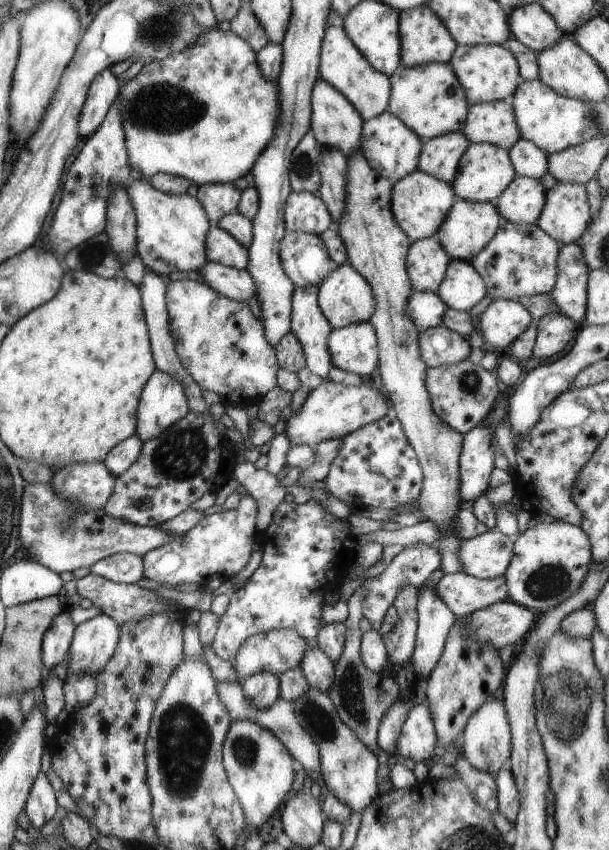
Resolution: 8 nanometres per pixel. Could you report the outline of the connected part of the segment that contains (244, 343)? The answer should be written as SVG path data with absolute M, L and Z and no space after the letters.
M195 277L190 280L167 281L164 295L169 336L176 356L197 386L217 394L223 406L236 404L245 409L251 404L259 404L262 396L276 385L278 364L274 347L267 344L263 336L263 325L253 316L249 305L245 301L239 302L217 294Z

